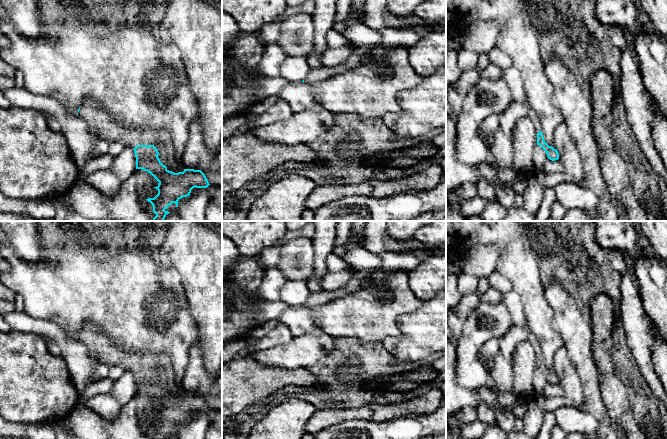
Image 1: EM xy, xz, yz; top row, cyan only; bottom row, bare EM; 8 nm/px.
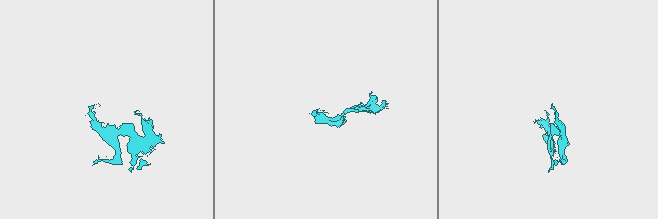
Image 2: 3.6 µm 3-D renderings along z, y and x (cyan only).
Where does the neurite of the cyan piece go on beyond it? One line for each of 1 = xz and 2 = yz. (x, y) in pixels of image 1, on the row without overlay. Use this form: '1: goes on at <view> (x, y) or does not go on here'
1: does not go on here
2: does not go on here

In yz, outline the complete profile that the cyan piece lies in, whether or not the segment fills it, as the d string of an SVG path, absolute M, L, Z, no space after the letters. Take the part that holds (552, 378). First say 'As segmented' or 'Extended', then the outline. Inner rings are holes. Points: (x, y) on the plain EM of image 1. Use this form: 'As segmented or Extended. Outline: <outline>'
As segmented. Outline: M542 355L537 357L537 369L540 369L543 372L547 378L548 383L552 385L559 383L559 377L557 373L554 373L545 366Z

